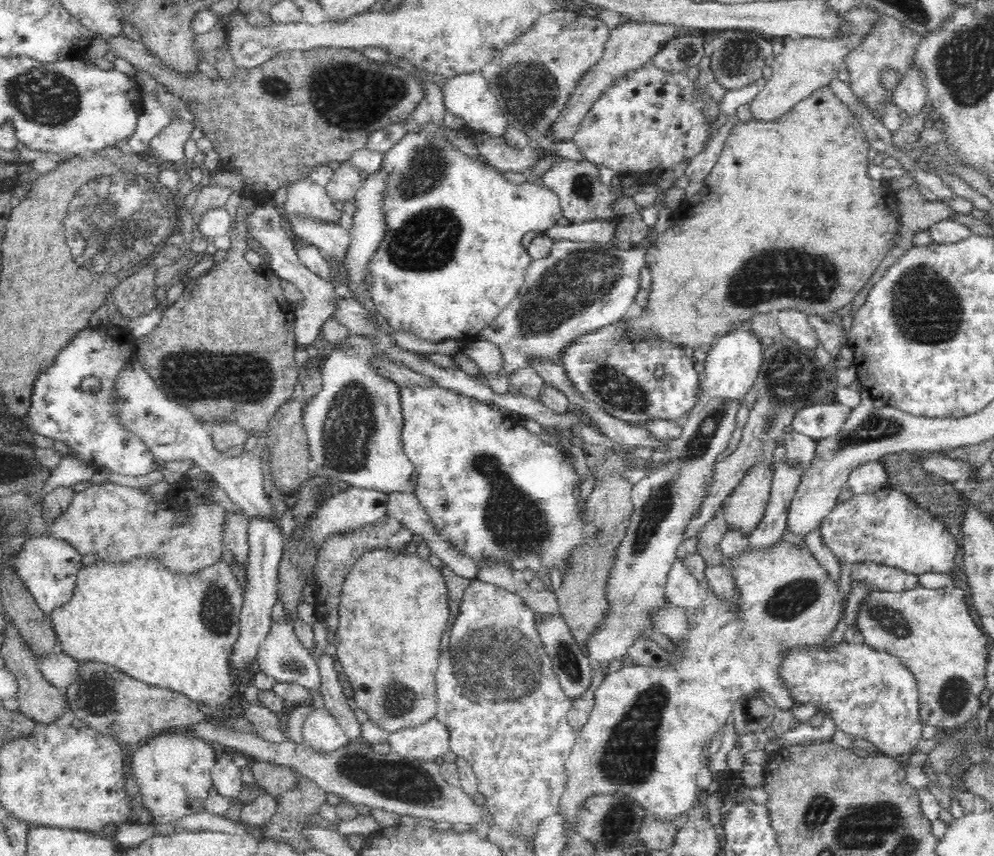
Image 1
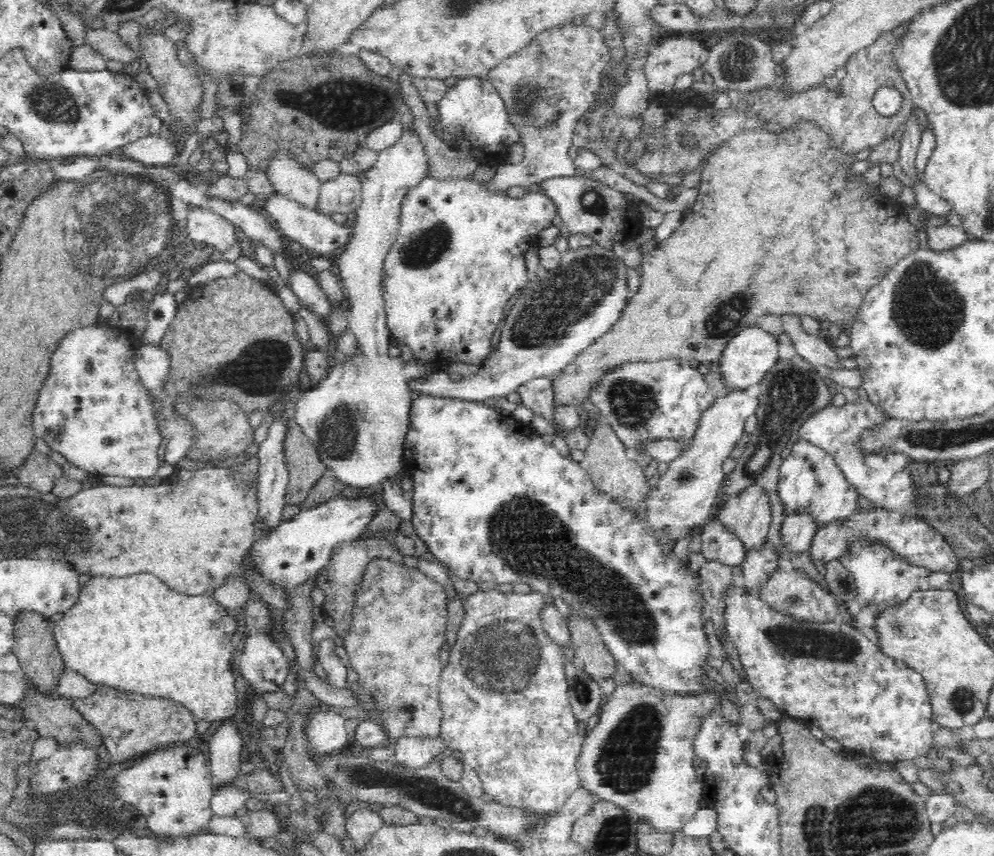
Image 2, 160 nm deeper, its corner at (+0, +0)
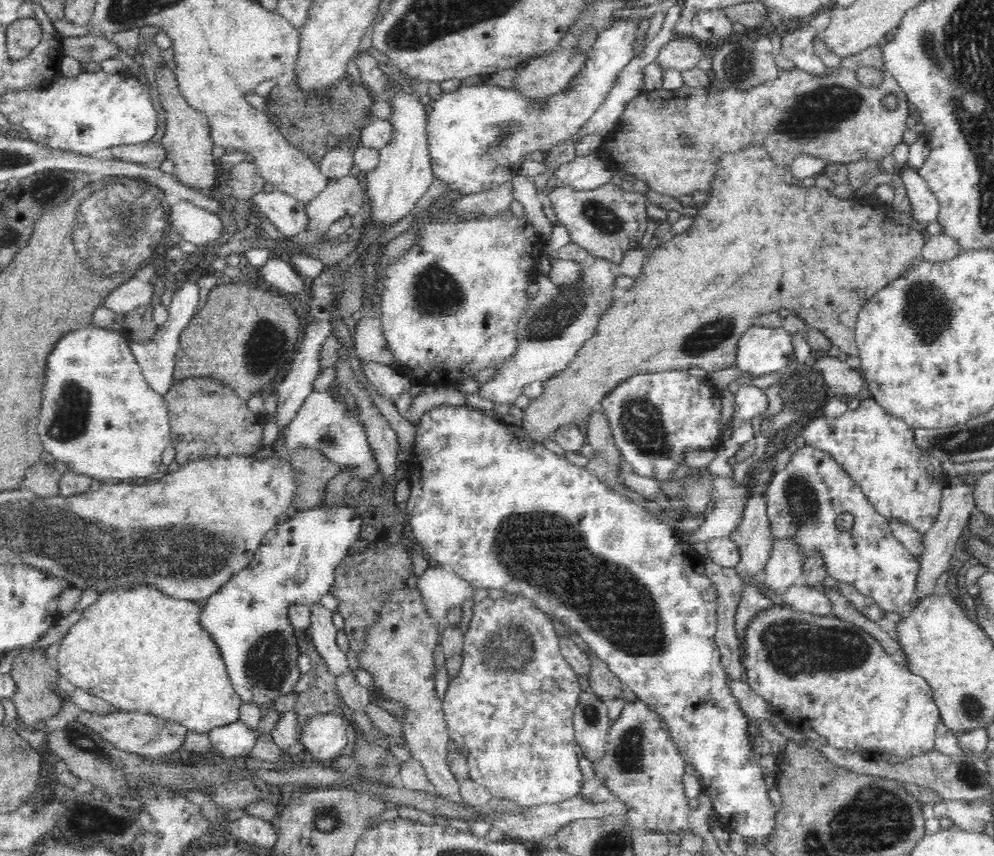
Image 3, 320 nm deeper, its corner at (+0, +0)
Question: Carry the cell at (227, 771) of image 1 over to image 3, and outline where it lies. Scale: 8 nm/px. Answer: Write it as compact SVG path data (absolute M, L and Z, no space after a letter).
M239 720L224 726L215 726L208 734L215 753L221 759L245 758L257 742L257 735Z

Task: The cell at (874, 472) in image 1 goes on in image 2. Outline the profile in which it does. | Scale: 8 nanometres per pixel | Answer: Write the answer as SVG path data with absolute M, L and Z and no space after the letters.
M870 400L844 403L844 406L830 404L814 412L808 420L804 421L798 433L800 439L810 441L831 454L846 480L856 487L857 493L871 500L876 507L920 514L919 508L915 505L915 498L913 498L917 493L916 486L913 484L907 467L910 458L905 454L892 452L864 456L857 448L859 432L885 418L884 412Z

